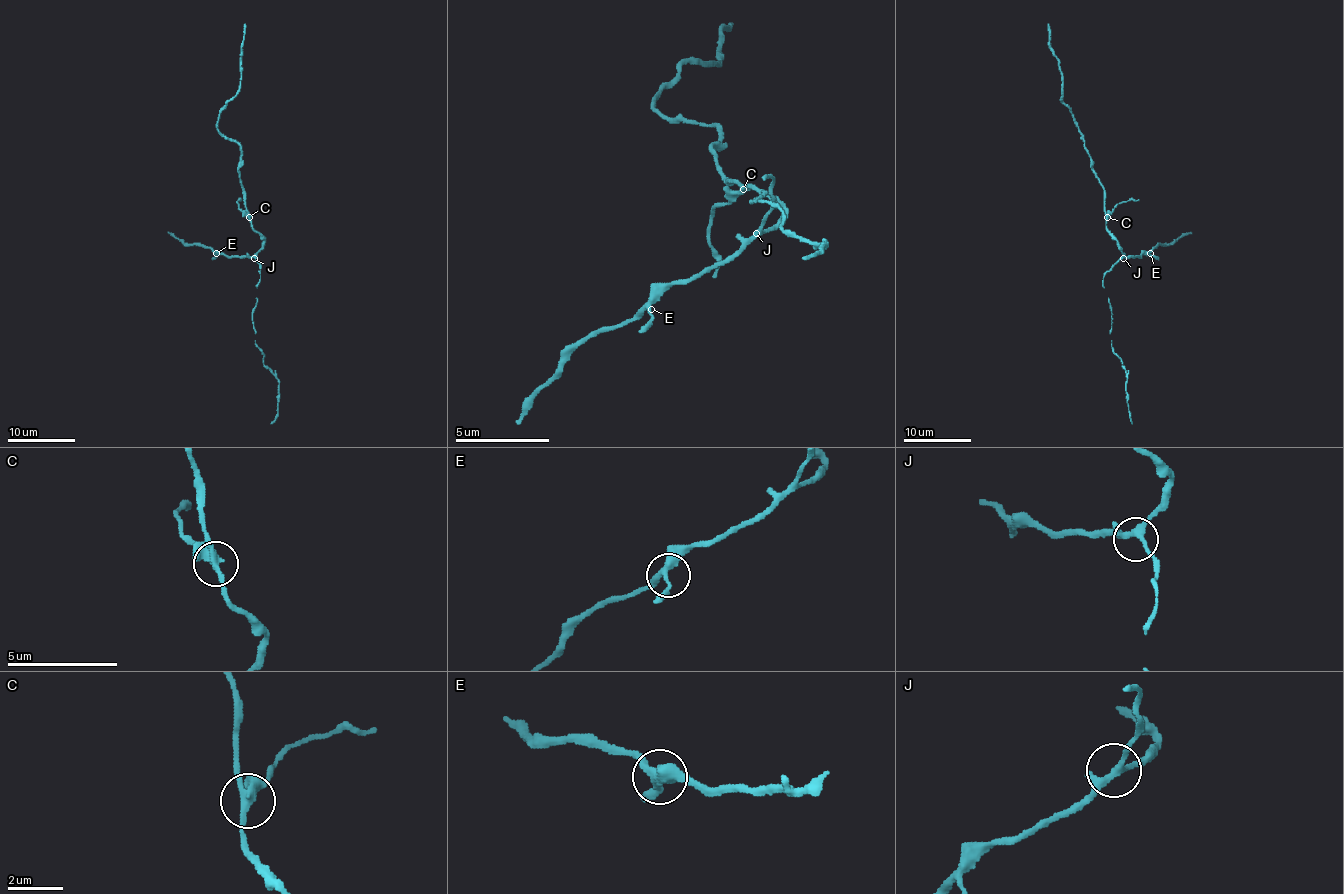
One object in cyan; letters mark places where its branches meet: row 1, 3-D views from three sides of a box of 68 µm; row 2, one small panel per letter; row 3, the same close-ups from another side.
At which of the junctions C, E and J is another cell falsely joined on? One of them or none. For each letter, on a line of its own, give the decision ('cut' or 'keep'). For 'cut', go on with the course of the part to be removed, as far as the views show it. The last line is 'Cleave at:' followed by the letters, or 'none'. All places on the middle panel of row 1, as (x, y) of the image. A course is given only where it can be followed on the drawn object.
C: cut | (741, 190), (713, 209), (708, 228), (718, 257), (713, 276)
E: keep
J: keep
Cleave at: C

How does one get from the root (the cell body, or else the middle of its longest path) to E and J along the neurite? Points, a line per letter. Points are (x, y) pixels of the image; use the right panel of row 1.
E: (1106, 224), (1106, 229), (1126, 257), (1150, 253)
J: (1106, 224), (1123, 258)

